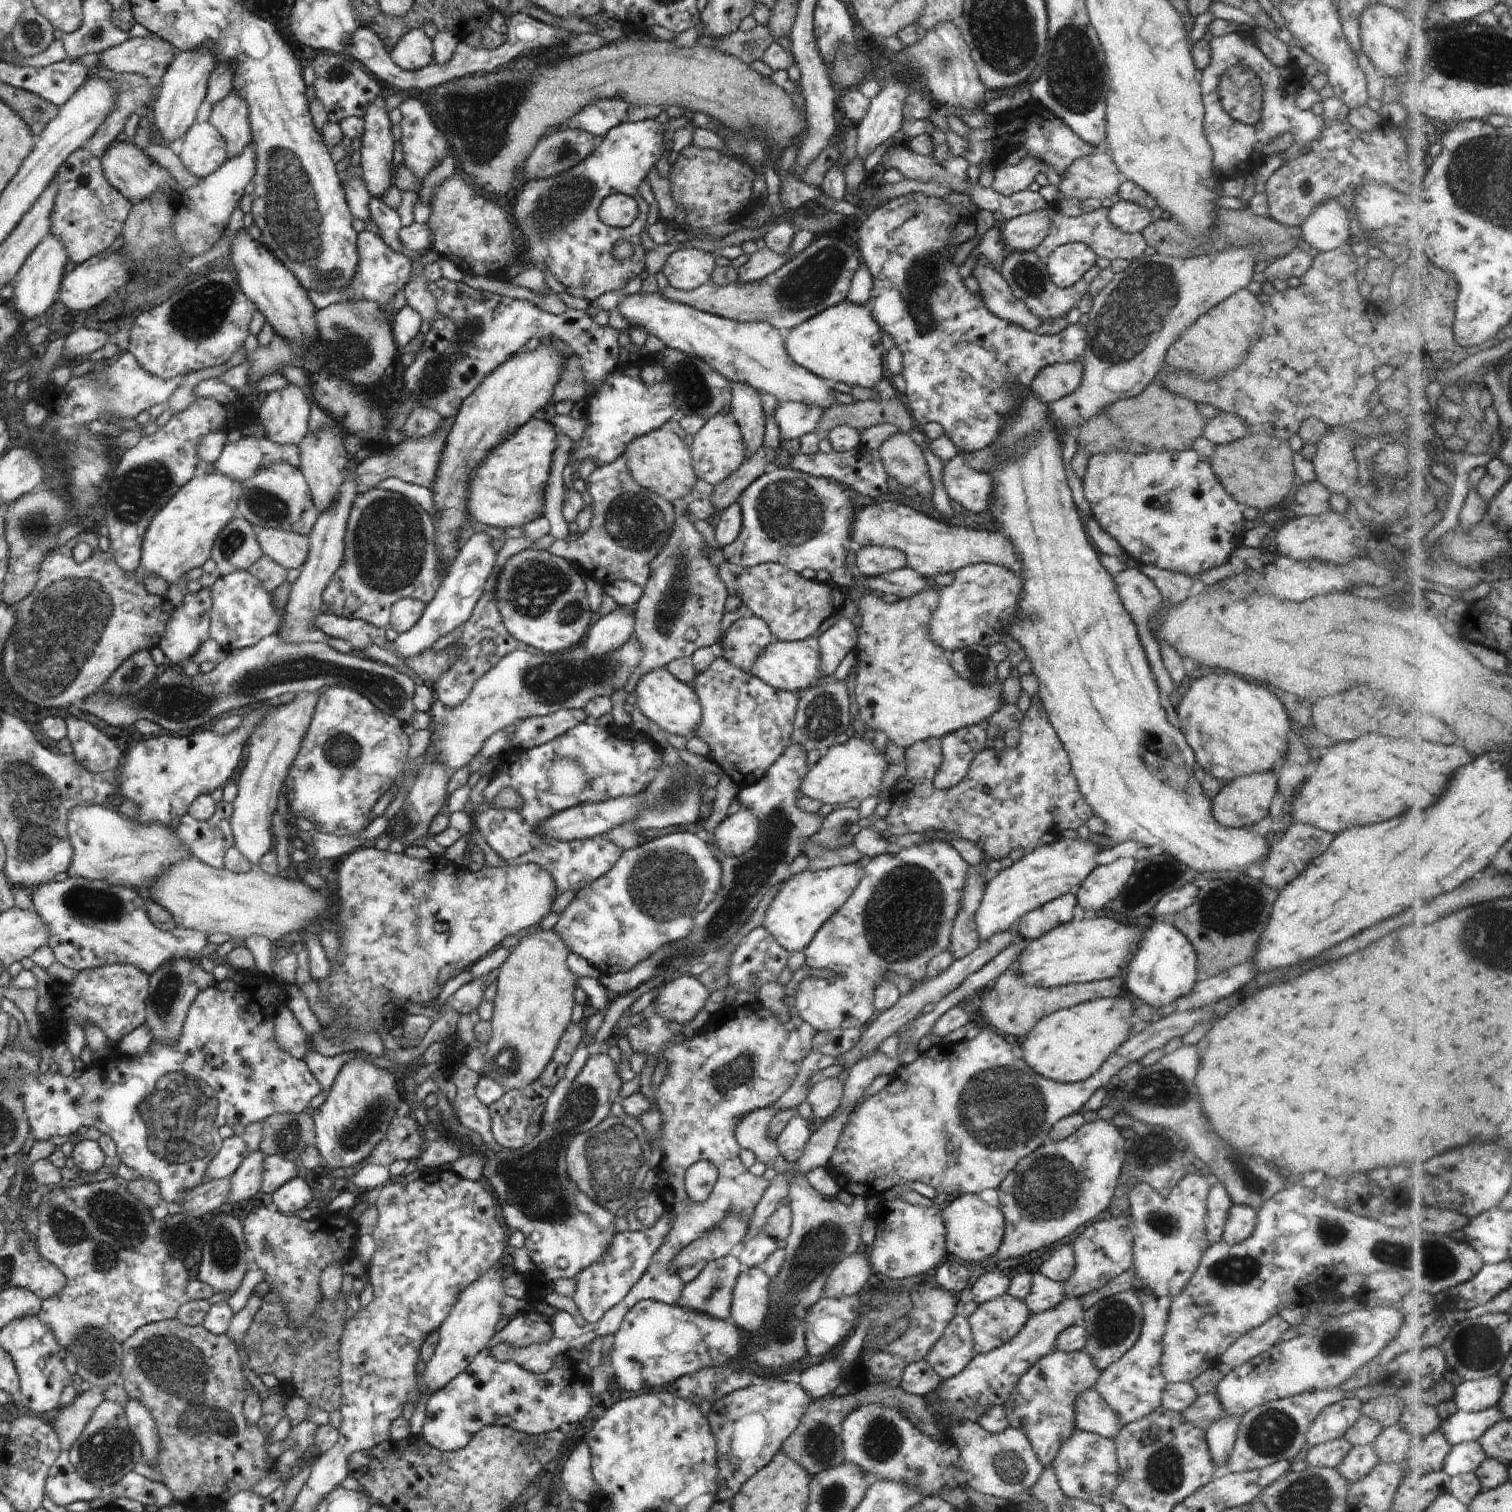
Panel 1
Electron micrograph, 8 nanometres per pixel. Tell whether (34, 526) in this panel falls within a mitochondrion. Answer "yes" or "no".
yes

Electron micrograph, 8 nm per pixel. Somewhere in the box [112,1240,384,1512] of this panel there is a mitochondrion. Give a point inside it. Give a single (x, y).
(172, 1364)

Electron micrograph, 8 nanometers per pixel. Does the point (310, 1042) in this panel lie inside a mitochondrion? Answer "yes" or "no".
no

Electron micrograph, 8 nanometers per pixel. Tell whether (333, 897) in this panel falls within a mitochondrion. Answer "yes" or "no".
no

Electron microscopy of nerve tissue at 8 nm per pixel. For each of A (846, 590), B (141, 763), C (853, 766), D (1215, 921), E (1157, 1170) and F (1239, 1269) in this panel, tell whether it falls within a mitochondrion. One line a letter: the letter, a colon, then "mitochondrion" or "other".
A: other
B: other
C: other
D: mitochondrion
E: other
F: mitochondrion

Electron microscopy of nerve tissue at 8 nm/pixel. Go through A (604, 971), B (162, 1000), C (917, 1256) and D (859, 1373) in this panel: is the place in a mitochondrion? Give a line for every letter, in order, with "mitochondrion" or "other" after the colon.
A: other
B: mitochondrion
C: other
D: other

